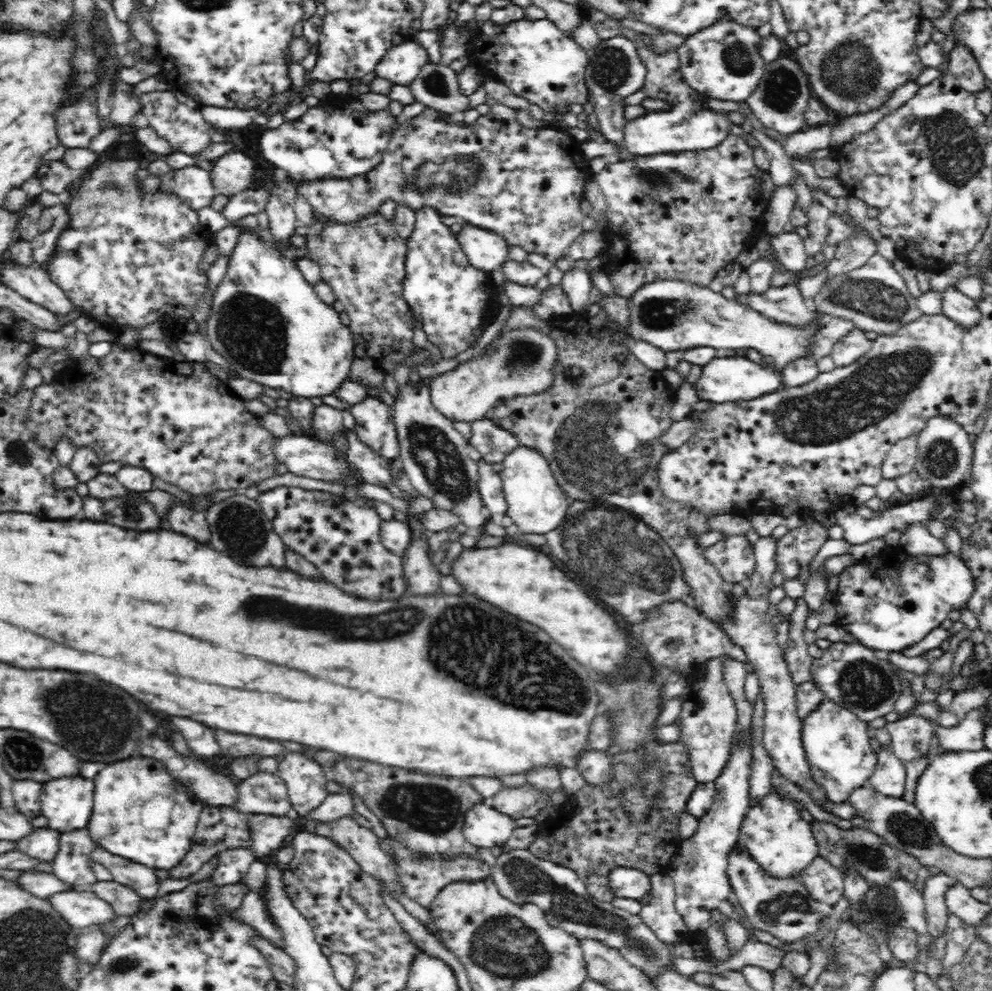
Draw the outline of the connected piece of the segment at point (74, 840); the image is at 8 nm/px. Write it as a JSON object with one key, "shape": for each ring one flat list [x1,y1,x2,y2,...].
{"shape":[[86,828,60,834,60,848,54,858,54,874,76,887,76,890,88,888,97,882,92,872,92,852,96,842,90,838]]}

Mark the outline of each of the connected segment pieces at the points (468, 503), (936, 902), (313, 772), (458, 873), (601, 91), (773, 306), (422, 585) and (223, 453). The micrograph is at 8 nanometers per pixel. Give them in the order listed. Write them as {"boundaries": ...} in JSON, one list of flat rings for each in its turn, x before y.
{"boundaries":[[[396,379,396,396,394,404,390,407,393,426,396,430,397,452,404,464,404,471,408,475,410,484,414,486,419,494,429,498,434,507,451,509,459,513,461,522,469,528,484,528,485,521,490,517,480,500,480,493,476,490,477,467,475,461,468,457,466,451,467,441,456,431,454,424,437,413,430,401,430,386,419,384,411,380,410,384,402,384]],[[940,872,929,875,924,880,922,893,928,911,928,930,934,936,942,934,945,930,948,909,945,906,944,894,948,886,957,883,957,880]],[[286,751,277,773,286,781,293,812,300,816,328,796,328,778,323,766,300,752]],[[387,838,386,840,381,840,381,843,389,854,394,852,398,856,398,860,395,862,397,863,398,875,402,877,402,883,404,883,404,893,408,897,414,898,414,900,424,907,429,907,437,892,449,883,460,879,482,879,489,874,490,866,482,860,454,859,453,861,444,861,444,859,434,859,433,862,426,860,412,861,410,859,410,851,406,851,398,841]],[[622,35,611,39,602,39,598,46,586,48,587,66,585,85,589,88,589,102,593,105,604,140,616,146,618,150,625,146,626,119,622,117,625,105,621,99,640,90,644,84,646,68,638,57,633,42]],[[793,284,770,286,766,292,744,292,738,294,742,300,754,310,766,314,768,318,787,319,787,322,802,322,809,318,809,304,802,300,798,287]],[[406,512,406,518,402,522,410,529,411,535,411,542,402,552,405,573,411,581,409,594,436,592,442,578,440,570,432,563,433,555,428,539,433,532,424,527,422,518,423,514,418,512]],[[114,341,112,350,102,358,98,359,89,356,84,361,71,361,66,369,57,375,53,383,43,383,33,390,31,428,36,430,36,432,40,432,40,436,43,436,44,443,47,446,50,446,50,444,55,446,57,440,62,435,67,435,76,446,92,445,91,447,97,450,97,453,102,457,102,461,121,461,125,465,147,469,150,474,170,484,174,484,180,490,191,494,192,497,210,495,217,490,238,490,244,492,250,486,258,486,260,482,274,478,277,475,276,469,280,464,278,457,275,455,275,448,280,438,276,438,268,428,264,428,260,424,258,416,254,416,252,412,246,410,246,406,244,406,245,400,242,400,227,382,218,379,210,371,206,372,204,370,204,363,192,361,192,374,186,376,186,374,180,374,174,368,176,359,177,357,161,357,155,352,145,352,138,346,120,345]]]}

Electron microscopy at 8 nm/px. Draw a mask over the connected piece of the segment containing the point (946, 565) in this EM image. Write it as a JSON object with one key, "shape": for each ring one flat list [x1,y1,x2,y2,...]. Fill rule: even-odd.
{"shape":[[900,545,896,549,886,549,884,552,888,554,889,550,890,553,893,554,894,558,898,557,898,566,894,566,894,568,892,568,892,564,888,566,888,560,882,560,882,562,878,564,878,562,876,562,876,554,864,554,864,558,855,558,854,562,850,562,848,566,844,566,844,568,842,568,840,574,837,576,838,586,836,591,833,592,833,599,835,600,837,611,837,619,835,624,844,628,846,633,848,632,848,634,853,636,858,643,861,643,868,648,889,652,900,652,910,648,910,646,916,644,916,642,919,640,922,640,922,638,924,638,924,636,926,636,926,634,928,634,932,628,939,626,942,621,947,618,948,613,952,609,965,608,967,606,969,600,971,599,972,593,975,591,975,576,970,568,968,568,968,565,966,565,962,559,952,553,948,553,947,557,934,557,926,555,917,555,915,557,914,555,909,555],[843,602,852,602,852,604,848,604,848,606,856,606,856,610,864,608,864,614,852,614,852,622,844,622,842,617]]}

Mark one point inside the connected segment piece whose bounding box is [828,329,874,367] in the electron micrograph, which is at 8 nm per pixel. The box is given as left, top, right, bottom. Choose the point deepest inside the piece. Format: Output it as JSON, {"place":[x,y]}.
{"place":[855,344]}

